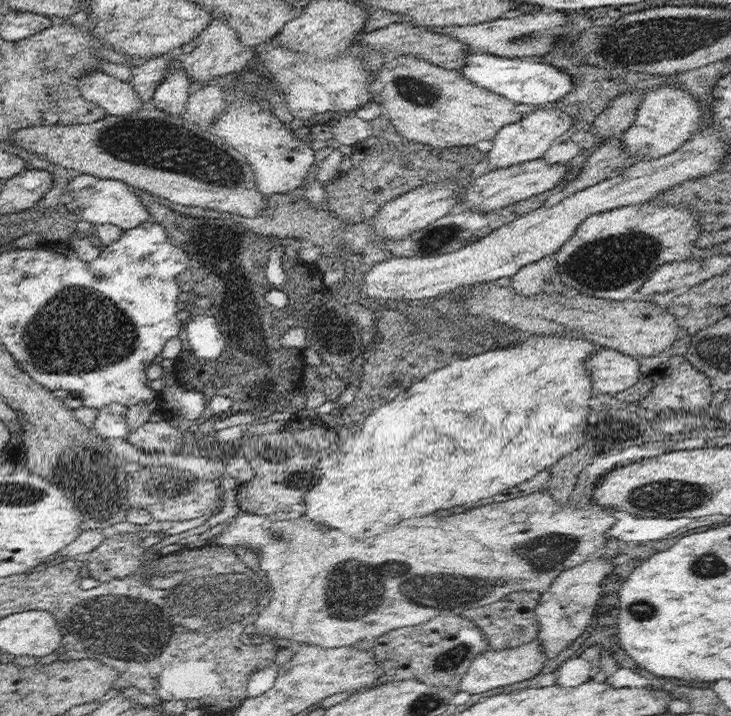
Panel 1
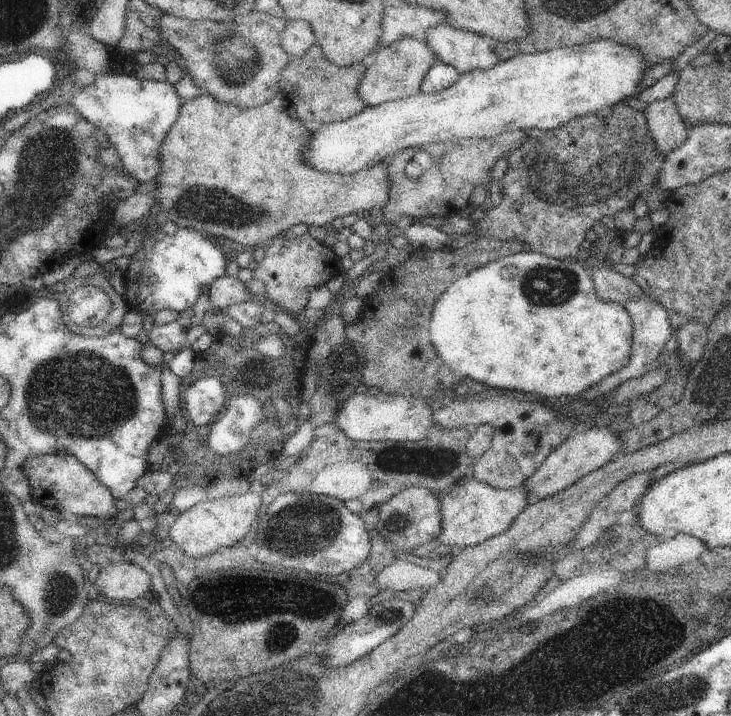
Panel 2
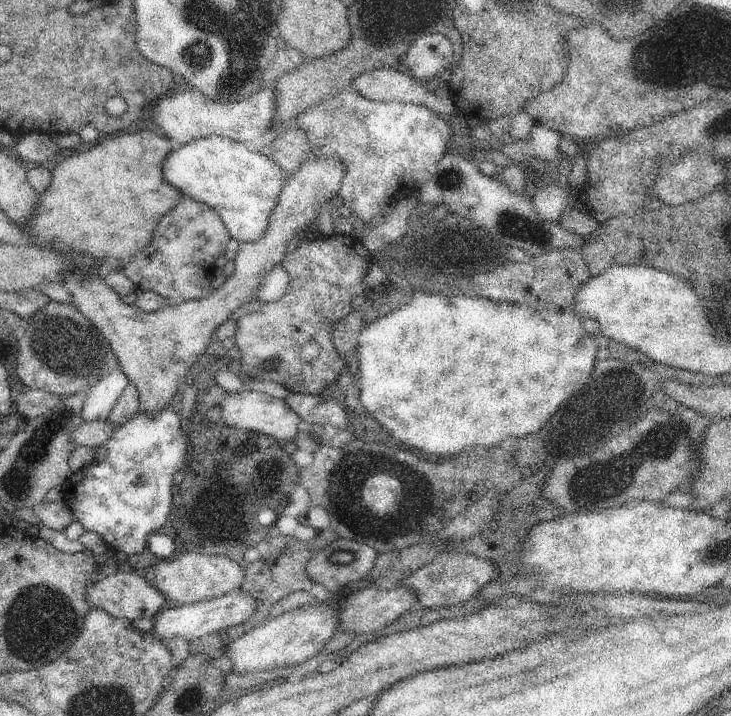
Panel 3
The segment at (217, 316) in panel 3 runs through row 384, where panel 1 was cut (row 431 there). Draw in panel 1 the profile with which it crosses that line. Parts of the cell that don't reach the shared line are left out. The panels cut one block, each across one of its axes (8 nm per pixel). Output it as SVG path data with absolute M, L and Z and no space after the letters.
M171 420L165 422L145 422L137 430L127 434L129 444L145 452L167 452L179 454L183 446L183 430L171 426Z

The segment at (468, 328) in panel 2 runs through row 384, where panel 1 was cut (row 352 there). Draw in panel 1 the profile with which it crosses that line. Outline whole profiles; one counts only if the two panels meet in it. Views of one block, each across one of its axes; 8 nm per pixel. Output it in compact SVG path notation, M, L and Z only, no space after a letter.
M543 334L543 336L529 336L529 338L517 338L517 346L509 346L505 342L497 342L497 348L485 348L485 352L481 354L473 354L467 360L453 360L449 362L445 368L439 368L431 374L427 374L423 380L419 378L419 382L413 382L411 388L407 388L405 392L397 394L393 400L389 400L387 404L381 404L379 408L375 408L365 420L363 420L363 430L361 434L353 436L351 432L347 432L345 436L339 438L339 442L335 444L335 452L355 452L361 448L361 456L351 456L345 460L337 460L335 454L329 454L325 458L321 458L319 462L319 472L321 472L321 480L315 484L315 488L311 488L303 500L305 500L305 518L313 520L313 522L321 522L329 528L337 528L339 532L359 540L363 538L363 532L369 528L371 522L383 522L383 524L397 524L405 518L417 518L417 516L427 516L435 510L443 510L443 508L453 508L453 506L463 506L463 504L473 504L481 498L493 496L497 492L509 490L515 484L523 484L527 480L531 480L533 476L537 476L543 468L551 466L553 462L557 462L561 456L573 452L579 444L583 444L583 424L587 422L587 416L591 414L589 408L589 400L593 398L593 388L591 388L591 378L589 378L589 370L585 368L585 362L589 360L589 356L597 354L603 346L597 346L585 338L571 338L567 334Z

